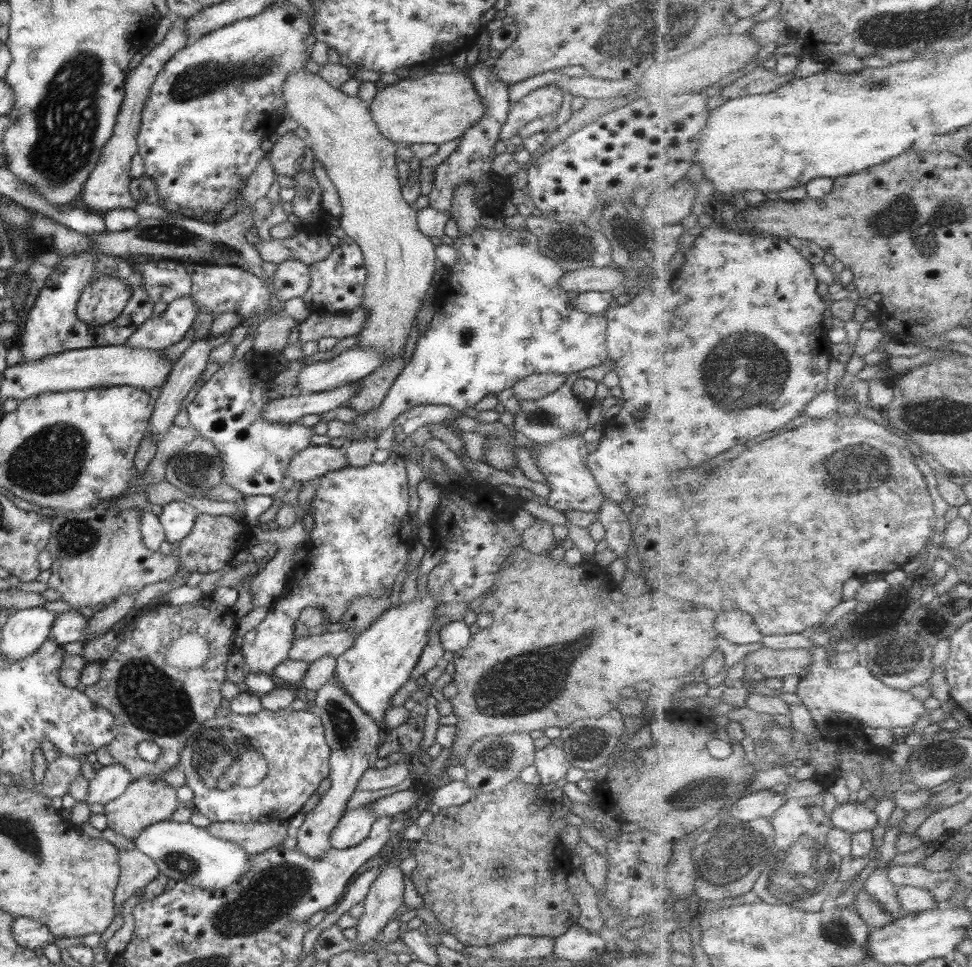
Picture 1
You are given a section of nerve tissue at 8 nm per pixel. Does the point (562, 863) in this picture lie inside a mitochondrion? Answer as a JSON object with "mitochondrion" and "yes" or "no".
{"mitochondrion":"no"}

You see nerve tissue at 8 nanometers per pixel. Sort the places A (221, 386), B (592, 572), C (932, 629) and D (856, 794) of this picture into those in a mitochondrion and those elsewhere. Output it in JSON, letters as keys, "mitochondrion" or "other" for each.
{"A":"other","B":"other","C":"mitochondrion","D":"other"}

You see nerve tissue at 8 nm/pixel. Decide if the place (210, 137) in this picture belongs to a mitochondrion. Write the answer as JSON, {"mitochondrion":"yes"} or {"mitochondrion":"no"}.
{"mitochondrion":"no"}

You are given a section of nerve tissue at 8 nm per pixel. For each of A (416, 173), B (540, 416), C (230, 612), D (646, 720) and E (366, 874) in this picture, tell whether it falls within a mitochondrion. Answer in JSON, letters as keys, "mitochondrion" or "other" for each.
{"A":"other","B":"mitochondrion","C":"other","D":"other","E":"other"}

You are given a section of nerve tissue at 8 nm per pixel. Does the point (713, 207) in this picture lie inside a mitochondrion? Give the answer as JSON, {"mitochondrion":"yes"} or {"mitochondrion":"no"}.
{"mitochondrion":"no"}

